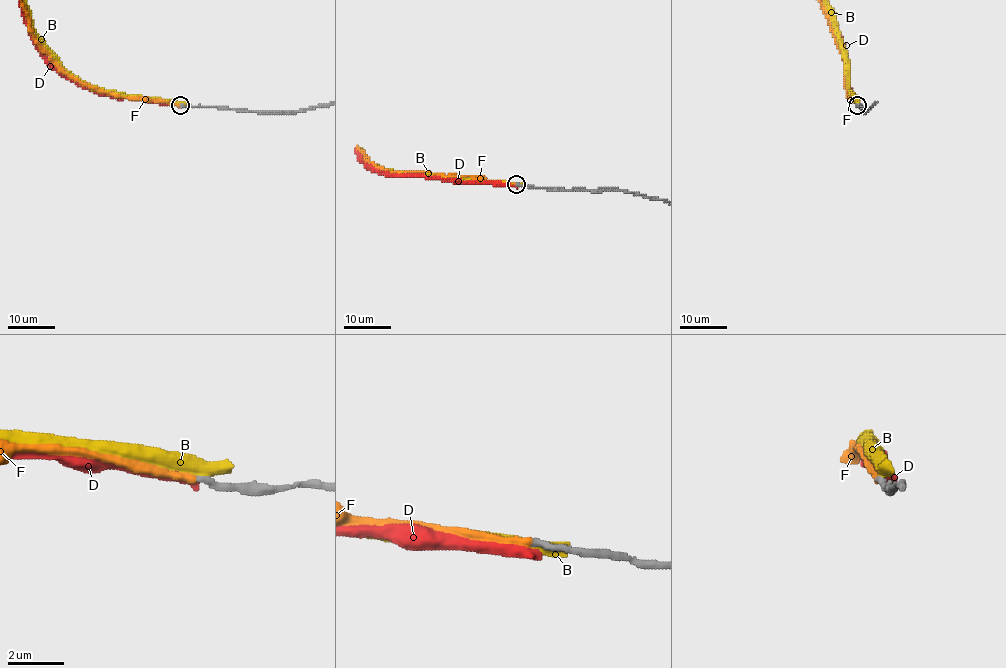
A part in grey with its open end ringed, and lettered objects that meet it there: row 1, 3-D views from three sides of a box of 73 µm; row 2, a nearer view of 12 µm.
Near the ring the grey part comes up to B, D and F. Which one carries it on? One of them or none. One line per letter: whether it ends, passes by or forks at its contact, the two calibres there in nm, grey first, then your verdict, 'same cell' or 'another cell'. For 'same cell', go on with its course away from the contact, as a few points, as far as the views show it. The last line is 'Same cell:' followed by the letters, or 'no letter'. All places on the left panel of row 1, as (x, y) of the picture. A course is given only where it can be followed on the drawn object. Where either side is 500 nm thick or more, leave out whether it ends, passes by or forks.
B: 280 nm thick on the grey side, 600 nm on the other; another cell
D: it ends there; 280 nm thick on the grey side, 440 nm on the other; another cell
F: it ends there; 240 nm thick on the grey side, 280 nm on the other; same cell
Same cell: F

